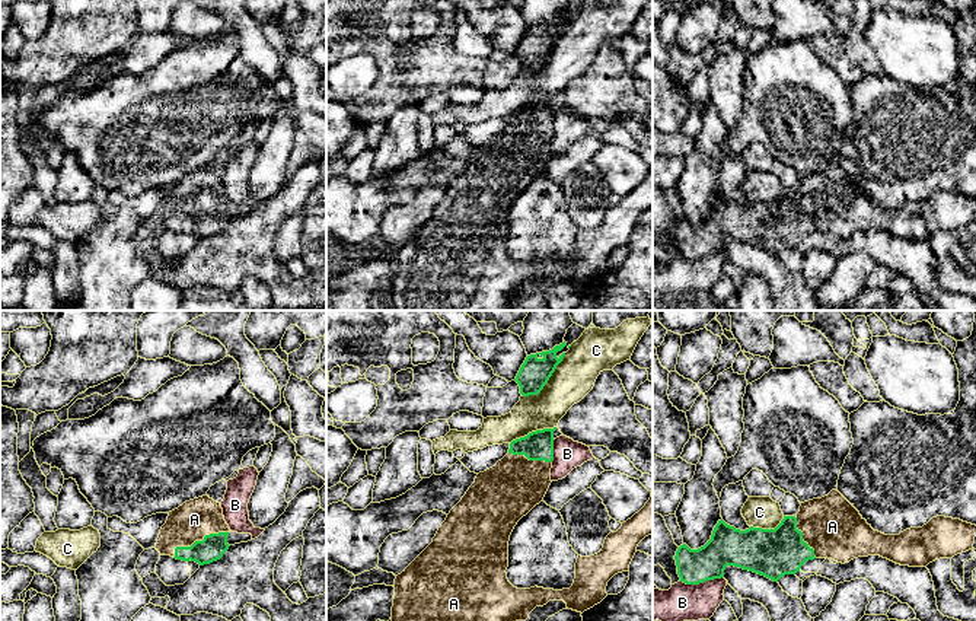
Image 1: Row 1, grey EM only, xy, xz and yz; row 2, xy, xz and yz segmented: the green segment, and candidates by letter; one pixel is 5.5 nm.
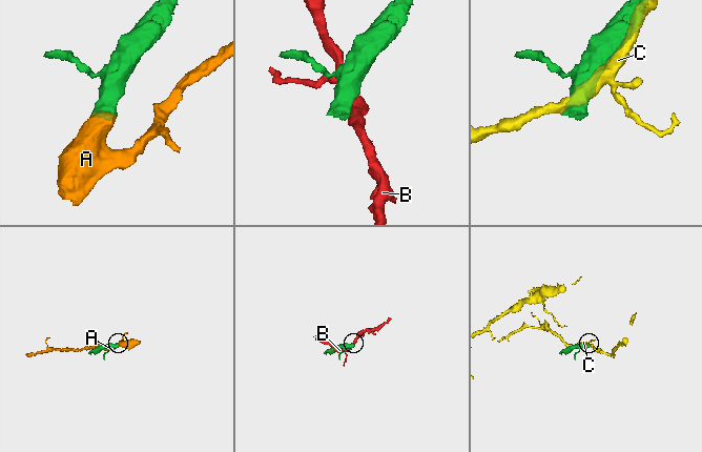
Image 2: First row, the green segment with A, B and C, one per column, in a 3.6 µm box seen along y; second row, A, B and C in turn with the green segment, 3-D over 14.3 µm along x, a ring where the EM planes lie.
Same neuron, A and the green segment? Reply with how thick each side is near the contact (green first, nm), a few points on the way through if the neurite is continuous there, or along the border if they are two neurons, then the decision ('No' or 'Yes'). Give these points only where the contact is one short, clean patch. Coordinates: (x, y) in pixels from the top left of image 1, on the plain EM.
Thickness 140 nm (green) against 220 nm. Path across: xy (211, 222), (204, 215), (197, 215), (197, 196), (194, 193). Yes

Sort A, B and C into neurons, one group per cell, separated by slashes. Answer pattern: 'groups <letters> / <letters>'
groups A / B / C

